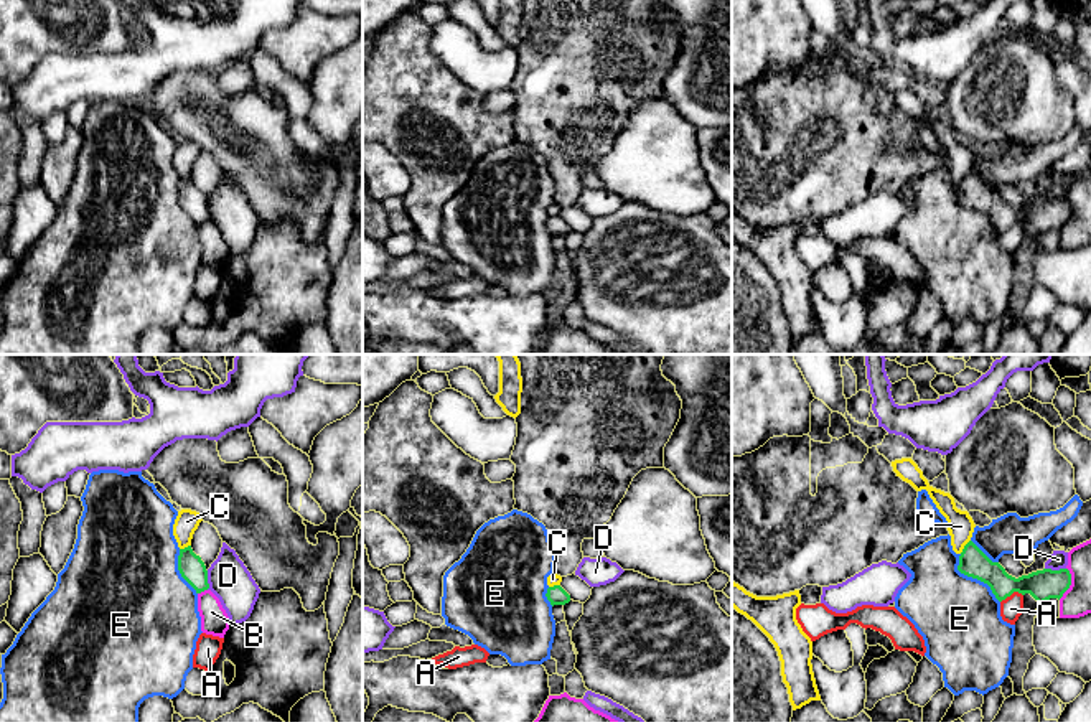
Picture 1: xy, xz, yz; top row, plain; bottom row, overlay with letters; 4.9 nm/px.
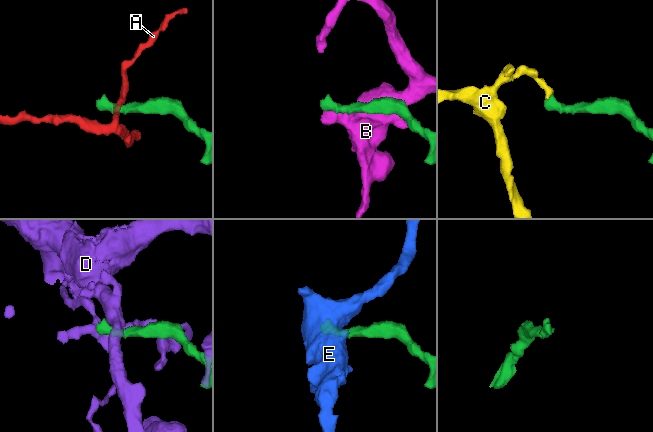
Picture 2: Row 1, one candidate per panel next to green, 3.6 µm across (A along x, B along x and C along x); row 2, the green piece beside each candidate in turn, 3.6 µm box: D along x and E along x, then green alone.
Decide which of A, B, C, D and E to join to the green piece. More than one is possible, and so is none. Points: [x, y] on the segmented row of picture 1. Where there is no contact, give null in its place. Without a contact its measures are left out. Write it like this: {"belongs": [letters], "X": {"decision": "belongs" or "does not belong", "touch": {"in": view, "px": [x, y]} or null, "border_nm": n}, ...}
{"belongs": [], "A": {"decision": "does not belong", "touch": {"in": "yz", "px": [1011, 594]}, "border_nm": 120}, "B": {"decision": "does not belong", "touch": {"in": "yz", "px": [1070, 584]}, "border_nm": 170}, "C": {"decision": "does not belong", "touch": {"in": "yz", "px": [964, 546]}, "border_nm": 90}, "D": {"decision": "does not belong", "touch": {"in": "yz", "px": [1055, 571]}, "border_nm": 100}, "E": {"decision": "does not belong", "touch": {"in": "yz", "px": [974, 577]}, "border_nm": 300}}

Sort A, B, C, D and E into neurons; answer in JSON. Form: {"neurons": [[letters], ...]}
{"neurons": [["A"], ["B"], ["C"], ["D"], ["E"]]}

